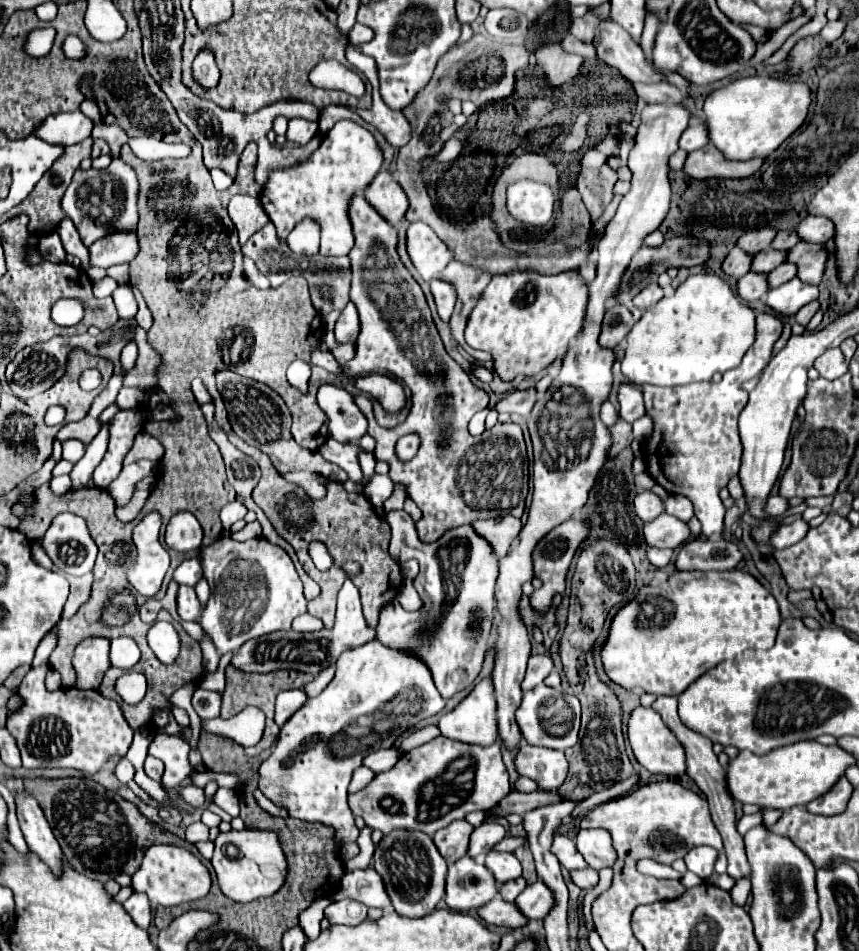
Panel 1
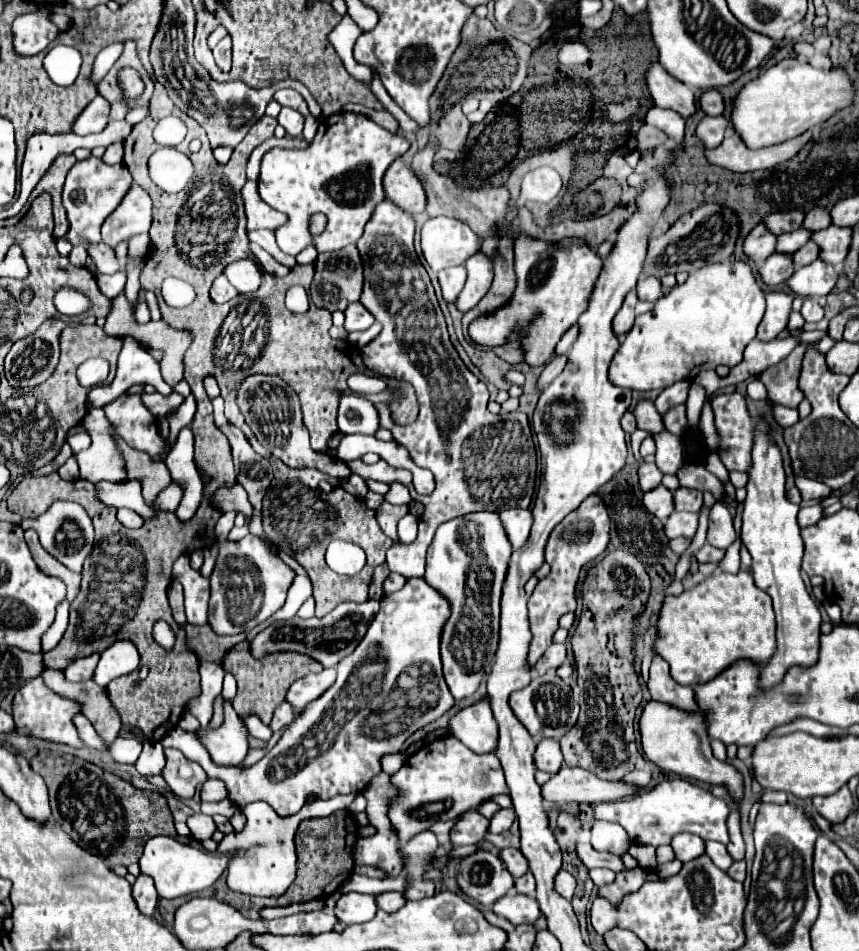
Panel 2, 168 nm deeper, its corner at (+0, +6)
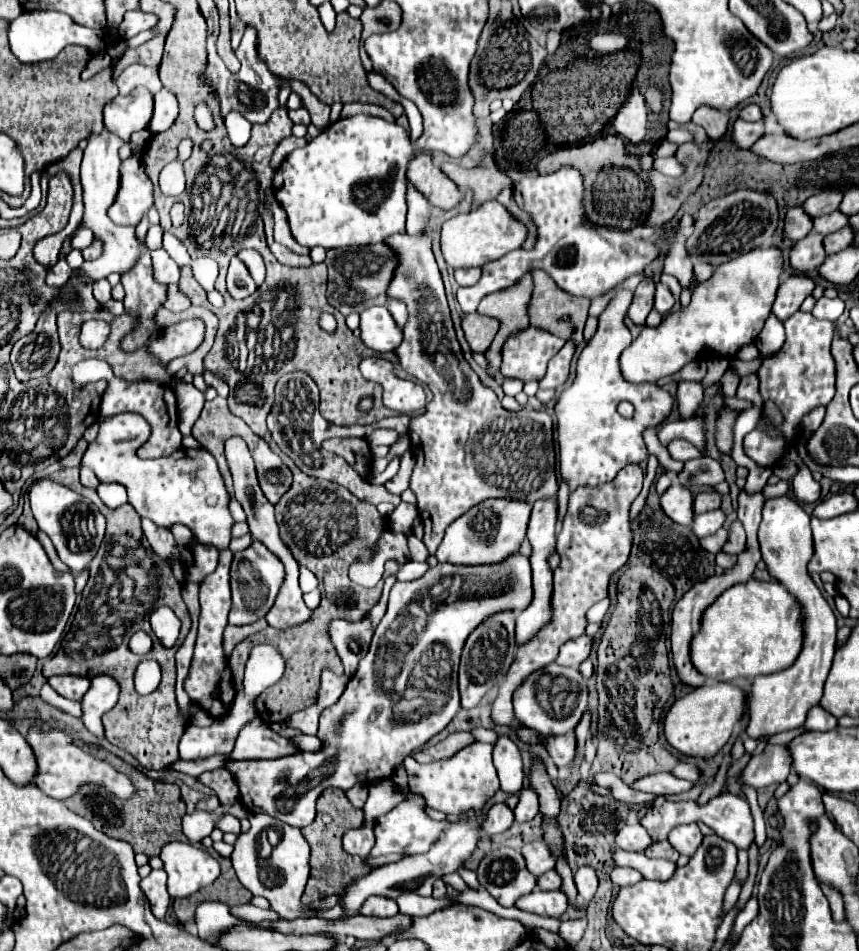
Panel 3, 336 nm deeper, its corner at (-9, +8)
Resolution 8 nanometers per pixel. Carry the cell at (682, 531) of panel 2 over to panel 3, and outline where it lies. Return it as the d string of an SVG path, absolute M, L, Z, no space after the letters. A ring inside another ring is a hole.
M715 509L715 511L709 511L709 513L701 513L701 515L695 515L693 519L693 533L697 537L707 537L707 535L713 535L717 533L725 523L725 513L721 509Z

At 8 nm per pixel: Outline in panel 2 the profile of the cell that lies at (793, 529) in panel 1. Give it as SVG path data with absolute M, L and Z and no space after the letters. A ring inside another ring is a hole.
M820 505L802 507L800 513L798 513L798 525L800 525L802 529L804 529L804 527L810 527L810 525L814 525L820 517L822 517L822 507L820 507Z

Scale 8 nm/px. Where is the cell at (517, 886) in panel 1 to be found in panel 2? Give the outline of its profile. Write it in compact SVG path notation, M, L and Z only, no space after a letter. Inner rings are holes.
M526 873L526 875L518 877L518 879L514 879L514 889L516 889L518 893L522 893L522 895L532 897L532 895L534 895L534 889L536 889L536 885L534 885L534 875L532 875L532 873Z

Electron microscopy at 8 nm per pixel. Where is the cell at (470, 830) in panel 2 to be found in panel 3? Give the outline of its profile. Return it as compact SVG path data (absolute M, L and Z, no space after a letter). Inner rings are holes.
M495 803L489 811L487 811L487 819L483 823L483 831L489 835L495 833L503 833L507 831L515 821L513 809L509 809L505 803Z

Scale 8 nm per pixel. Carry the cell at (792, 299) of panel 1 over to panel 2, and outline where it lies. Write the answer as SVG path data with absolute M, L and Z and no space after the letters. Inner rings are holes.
M818 259L806 267L796 269L790 281L786 281L786 285L794 295L800 297L824 297L834 289L836 279L838 271L832 265Z

